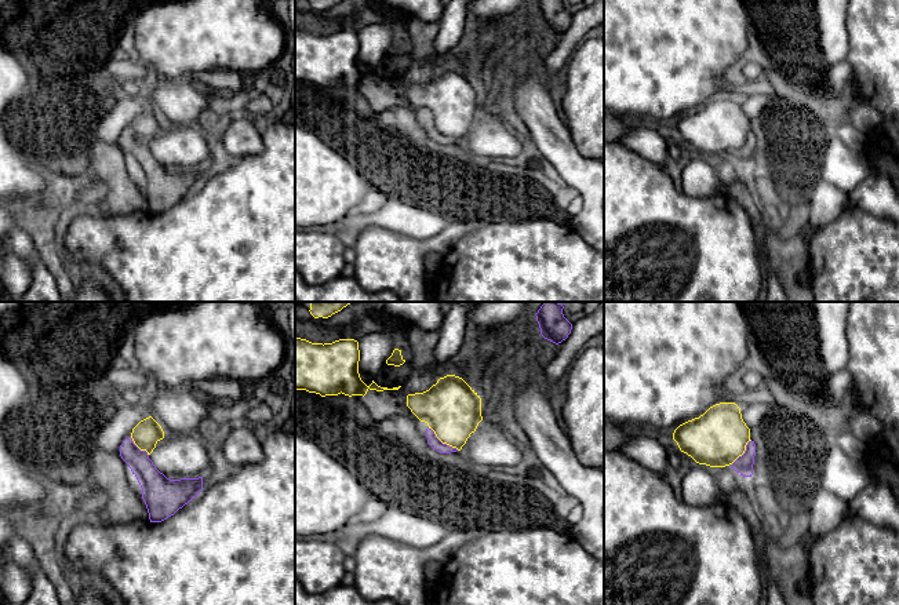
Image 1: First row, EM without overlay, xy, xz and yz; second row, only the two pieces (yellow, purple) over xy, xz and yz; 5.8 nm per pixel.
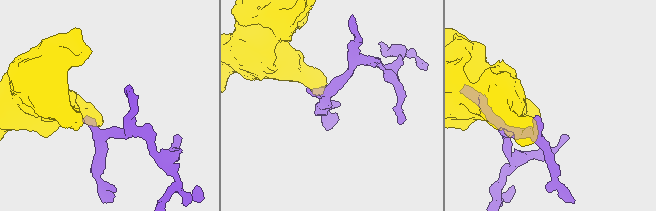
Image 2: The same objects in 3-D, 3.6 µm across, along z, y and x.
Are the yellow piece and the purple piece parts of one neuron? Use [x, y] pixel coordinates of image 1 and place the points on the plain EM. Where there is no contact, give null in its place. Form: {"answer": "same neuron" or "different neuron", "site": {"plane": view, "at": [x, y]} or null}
{"answer": "different neuron", "site": {"plane": "xz", "at": [443, 134]}}

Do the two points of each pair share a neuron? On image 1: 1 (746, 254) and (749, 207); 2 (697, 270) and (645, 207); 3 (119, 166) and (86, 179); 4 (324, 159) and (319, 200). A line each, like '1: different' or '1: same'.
1: different
2: same
3: different
4: same

